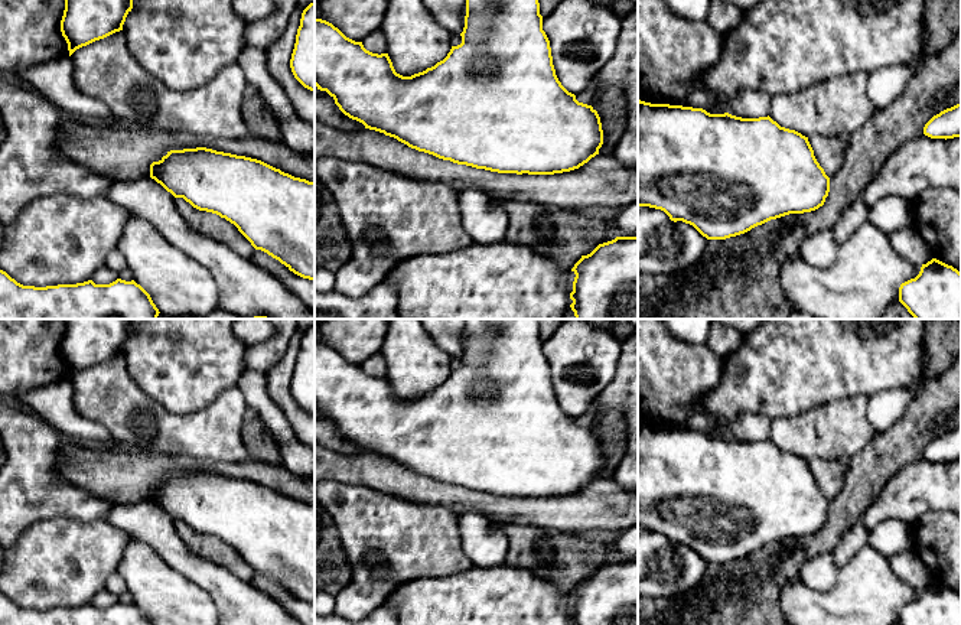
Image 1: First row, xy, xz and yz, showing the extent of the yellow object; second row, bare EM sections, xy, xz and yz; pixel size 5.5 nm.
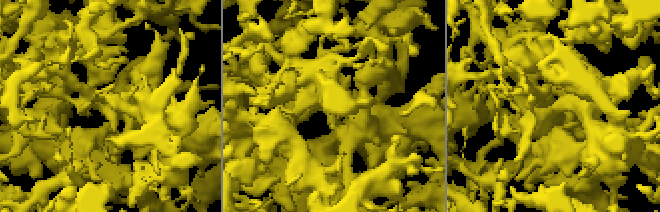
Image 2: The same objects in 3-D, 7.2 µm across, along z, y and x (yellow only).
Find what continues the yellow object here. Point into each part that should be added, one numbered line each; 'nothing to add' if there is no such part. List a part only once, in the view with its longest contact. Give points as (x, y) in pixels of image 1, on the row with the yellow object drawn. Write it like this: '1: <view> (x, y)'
nothing to add

